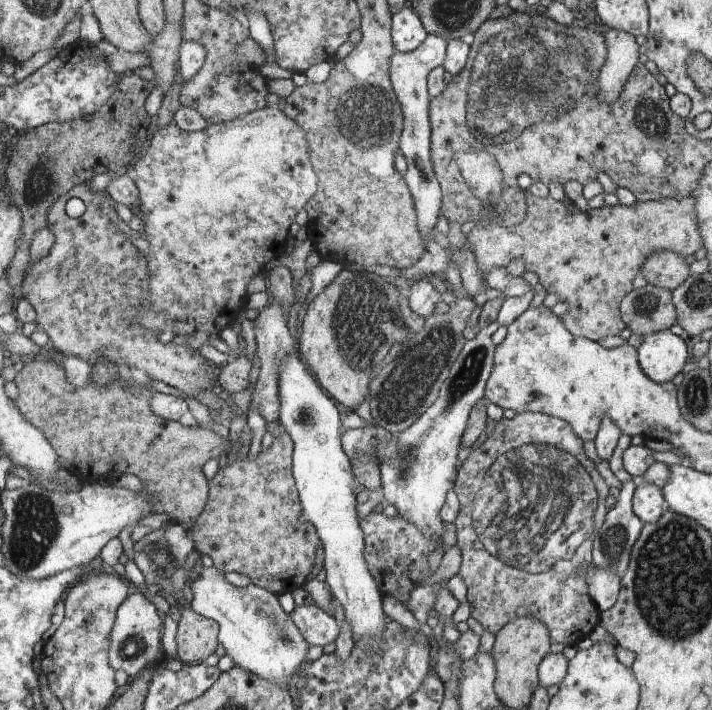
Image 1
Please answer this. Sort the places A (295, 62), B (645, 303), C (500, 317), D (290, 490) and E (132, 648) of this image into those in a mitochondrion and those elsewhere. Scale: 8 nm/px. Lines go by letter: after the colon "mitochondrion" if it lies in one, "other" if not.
A: other
B: mitochondrion
C: other
D: other
E: mitochondrion

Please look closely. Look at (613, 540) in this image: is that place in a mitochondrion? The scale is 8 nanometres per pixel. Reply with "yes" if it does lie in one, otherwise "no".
yes

